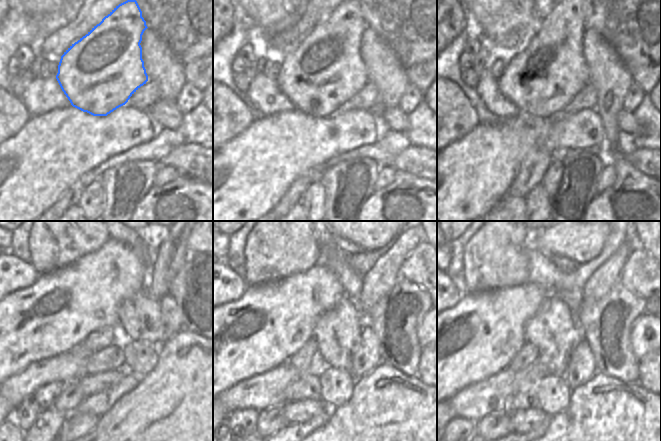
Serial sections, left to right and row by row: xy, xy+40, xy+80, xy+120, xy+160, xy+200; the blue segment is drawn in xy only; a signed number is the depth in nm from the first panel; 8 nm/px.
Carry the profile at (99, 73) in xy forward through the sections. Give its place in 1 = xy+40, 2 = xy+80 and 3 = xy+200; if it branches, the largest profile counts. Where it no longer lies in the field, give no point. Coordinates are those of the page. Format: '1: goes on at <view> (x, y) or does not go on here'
1: goes on at xy+40 (326, 69)
2: goes on at xy+80 (544, 78)
3: goes on at xy+200 (565, 247)

